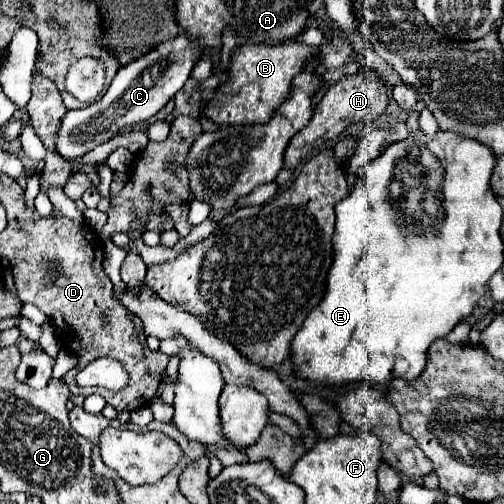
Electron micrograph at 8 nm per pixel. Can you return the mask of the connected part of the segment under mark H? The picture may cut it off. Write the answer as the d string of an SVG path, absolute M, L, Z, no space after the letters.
M367 68L367 70L361 70L357 76L343 76L319 100L319 104L315 106L315 114L313 114L311 122L291 138L291 142L289 142L287 150L285 150L285 158L283 158L285 164L283 166L289 168L289 170L295 170L295 166L311 150L315 150L317 146L321 146L321 144L337 138L351 122L373 122L375 118L379 118L385 112L387 104L389 104L389 98L381 90L381 80L377 78L375 70Z

